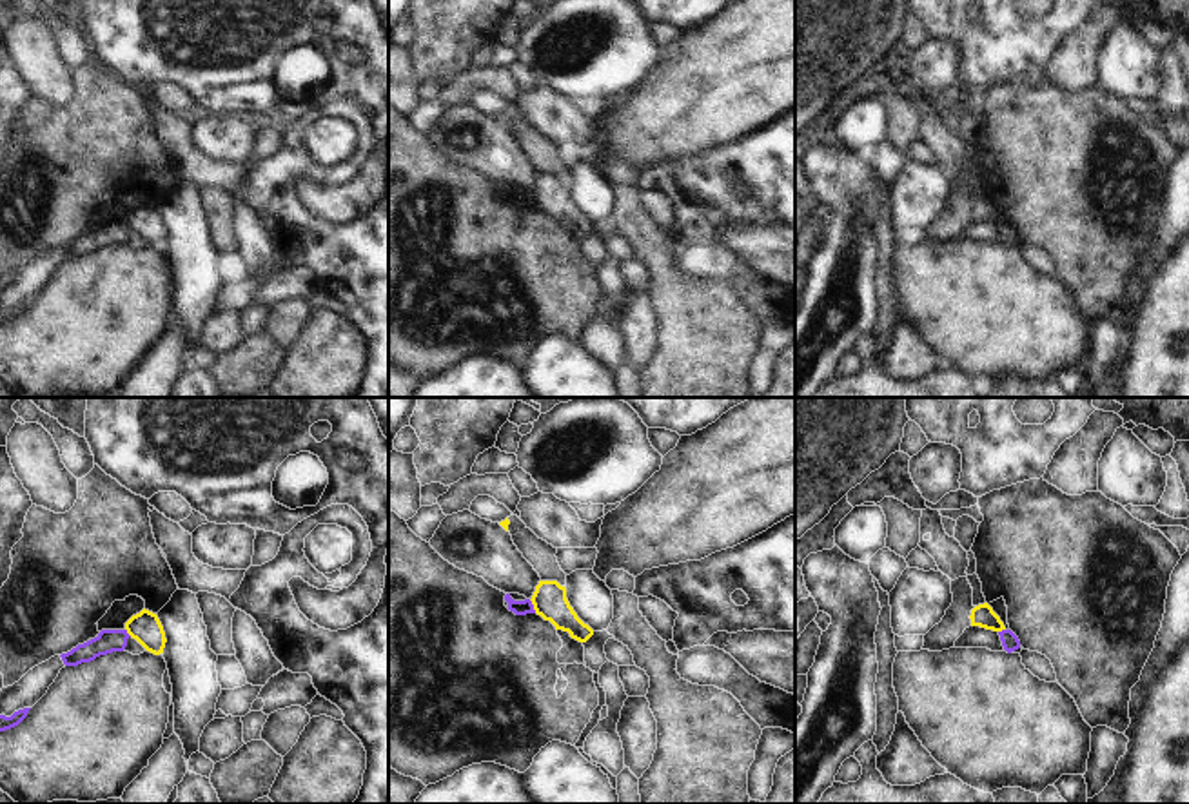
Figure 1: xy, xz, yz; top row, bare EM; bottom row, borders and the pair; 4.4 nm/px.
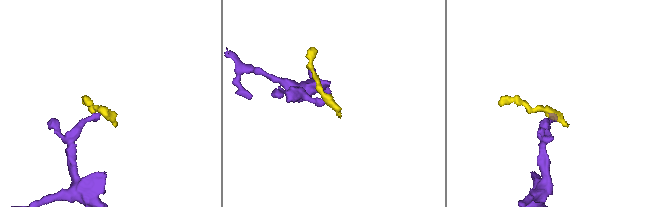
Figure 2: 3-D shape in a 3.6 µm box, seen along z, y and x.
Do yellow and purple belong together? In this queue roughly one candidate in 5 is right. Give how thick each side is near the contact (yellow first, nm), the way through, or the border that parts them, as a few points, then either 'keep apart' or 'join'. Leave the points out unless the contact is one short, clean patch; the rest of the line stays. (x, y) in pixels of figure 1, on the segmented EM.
150/70 nm | along xz (529, 599), (536, 612) | keep apart

